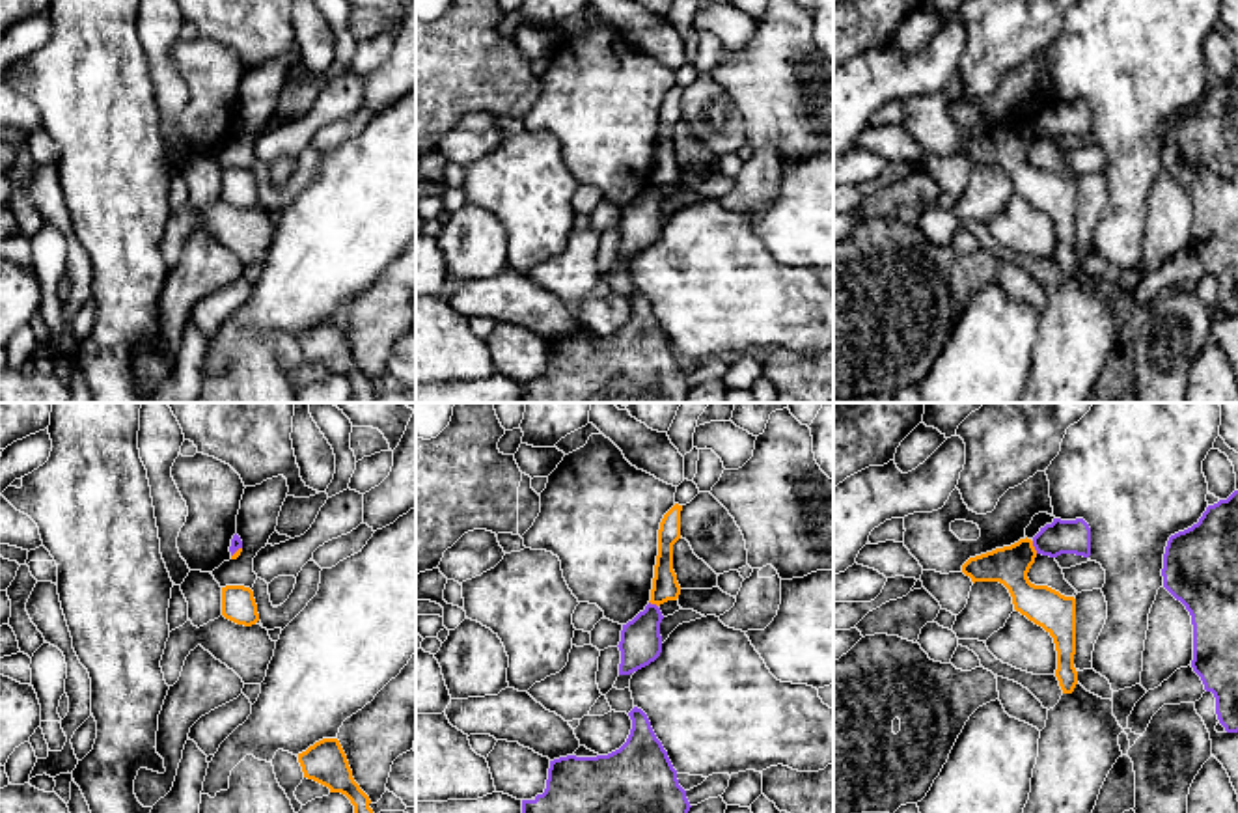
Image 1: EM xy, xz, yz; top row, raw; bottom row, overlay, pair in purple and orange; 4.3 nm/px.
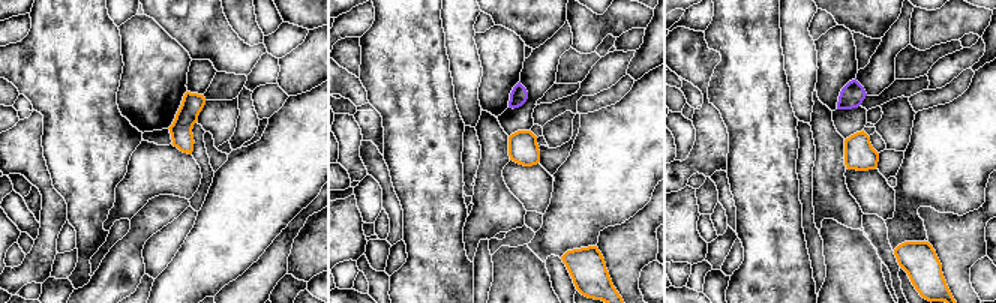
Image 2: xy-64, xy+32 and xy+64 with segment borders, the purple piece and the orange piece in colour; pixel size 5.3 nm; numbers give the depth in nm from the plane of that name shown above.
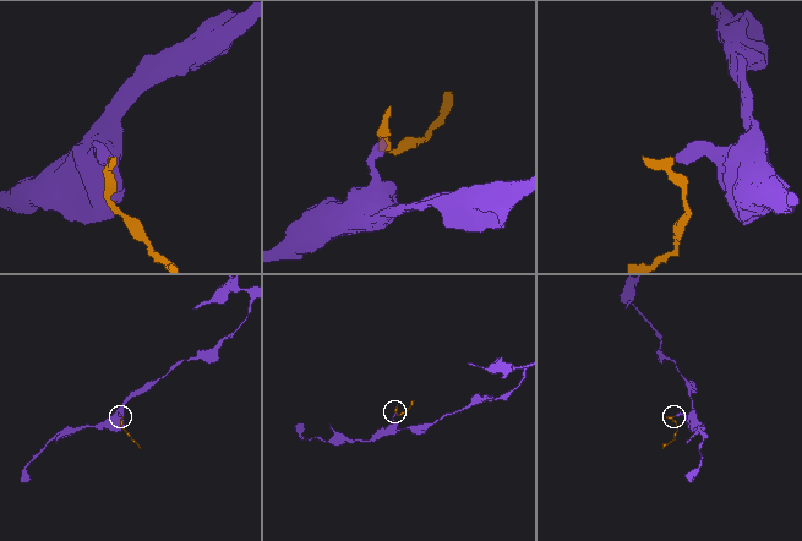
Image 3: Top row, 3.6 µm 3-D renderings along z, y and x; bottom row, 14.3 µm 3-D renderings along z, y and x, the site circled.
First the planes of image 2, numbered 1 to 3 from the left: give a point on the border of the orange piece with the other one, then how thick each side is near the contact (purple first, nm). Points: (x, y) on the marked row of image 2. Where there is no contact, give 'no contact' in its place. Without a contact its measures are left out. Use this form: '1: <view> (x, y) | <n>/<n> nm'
1: no contact
2: no contact
3: no contact

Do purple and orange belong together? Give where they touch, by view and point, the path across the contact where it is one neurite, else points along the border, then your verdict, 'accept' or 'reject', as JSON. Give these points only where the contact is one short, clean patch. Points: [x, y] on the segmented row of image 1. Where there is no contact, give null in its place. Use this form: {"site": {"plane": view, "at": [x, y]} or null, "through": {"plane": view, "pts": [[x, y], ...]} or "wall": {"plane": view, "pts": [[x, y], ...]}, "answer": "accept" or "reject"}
{"site": {"plane": "yz", "at": [1033, 545]}, "wall": {"plane": "yz", "pts": [[1031, 541], [1037, 552]]}, "answer": "reject"}

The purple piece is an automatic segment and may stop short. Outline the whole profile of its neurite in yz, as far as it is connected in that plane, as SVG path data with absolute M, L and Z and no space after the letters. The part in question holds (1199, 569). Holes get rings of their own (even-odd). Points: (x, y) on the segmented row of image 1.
M1238 490L1208 505L1197 524L1169 537L1162 576L1163 587L1191 615L1191 668L1214 694L1219 723L1227 733L1238 733Z

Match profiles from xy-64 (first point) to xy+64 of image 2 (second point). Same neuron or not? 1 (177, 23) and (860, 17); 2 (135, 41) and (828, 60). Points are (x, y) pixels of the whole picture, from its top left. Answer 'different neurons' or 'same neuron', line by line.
1: same neuron
2: same neuron

